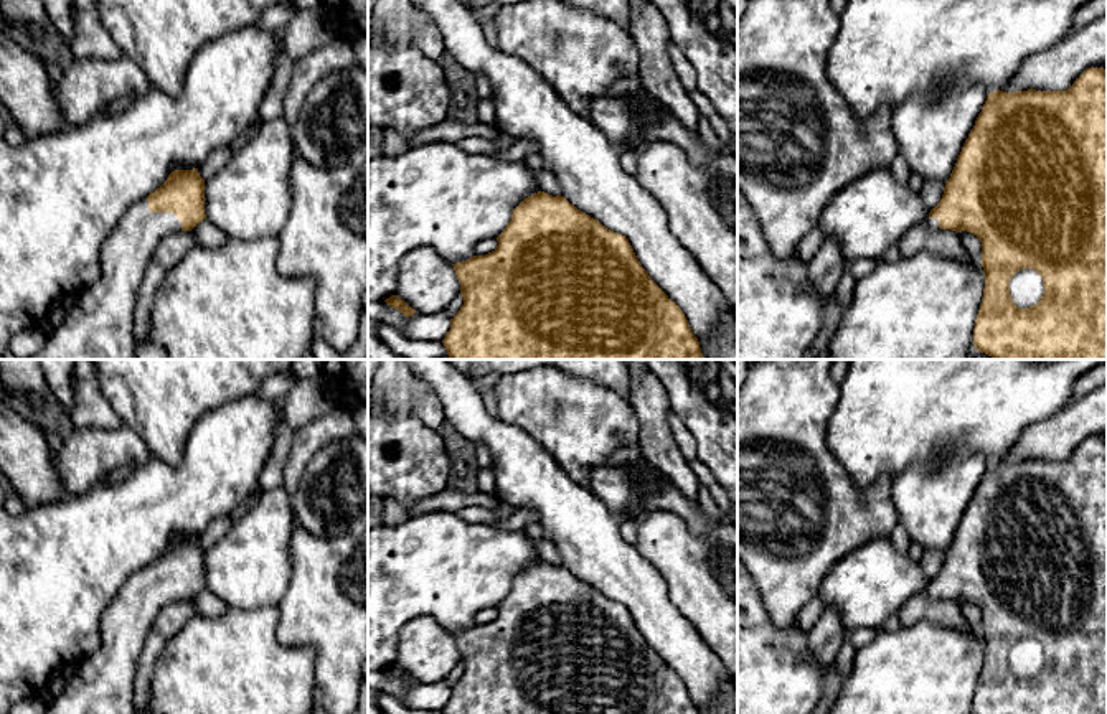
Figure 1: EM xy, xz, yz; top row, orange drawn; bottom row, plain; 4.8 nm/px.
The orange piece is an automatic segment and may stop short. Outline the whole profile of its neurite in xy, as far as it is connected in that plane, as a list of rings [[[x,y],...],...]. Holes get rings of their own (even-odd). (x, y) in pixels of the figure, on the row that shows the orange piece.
[[[198,168],[172,171],[160,188],[120,218],[102,242],[99,279],[69,300],[59,323],[48,330],[43,350],[26,359],[134,359],[137,351],[134,313],[147,264],[165,236],[191,231],[203,219],[206,219],[205,180]]]

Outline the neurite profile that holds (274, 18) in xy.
[[[287,2],[271,5],[264,10],[256,25],[269,31],[282,31],[295,13],[297,10]]]

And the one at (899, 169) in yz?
[[[901,153],[896,155],[889,170],[891,170],[893,178],[899,183],[909,183],[912,176],[907,160]]]

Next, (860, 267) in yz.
[[[868,257],[850,261],[850,270],[855,280],[860,280],[861,277],[871,274],[876,269],[876,265],[878,261]]]

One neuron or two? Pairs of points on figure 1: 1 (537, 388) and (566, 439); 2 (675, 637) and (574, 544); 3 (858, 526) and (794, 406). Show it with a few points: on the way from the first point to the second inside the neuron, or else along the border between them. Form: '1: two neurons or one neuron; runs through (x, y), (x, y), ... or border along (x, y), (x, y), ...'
1: one neuron; runs through (541, 401), (553, 427)
2: one neuron; runs through (652, 612), (599, 559)
3: one neuron; runs through (833, 497), (819, 455), (799, 436)

